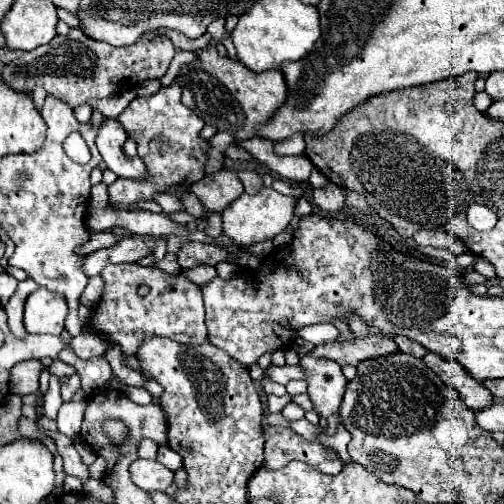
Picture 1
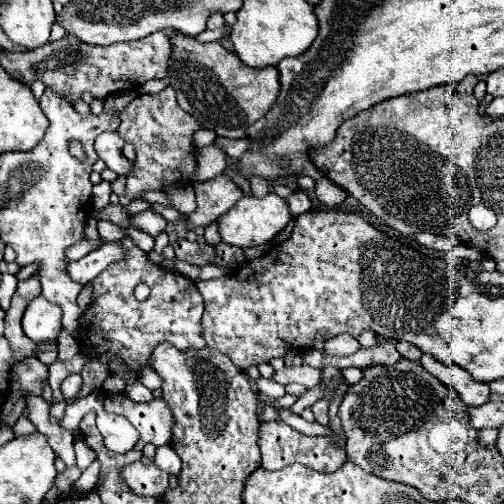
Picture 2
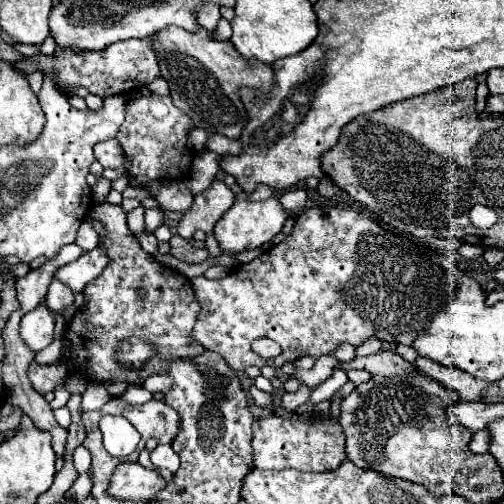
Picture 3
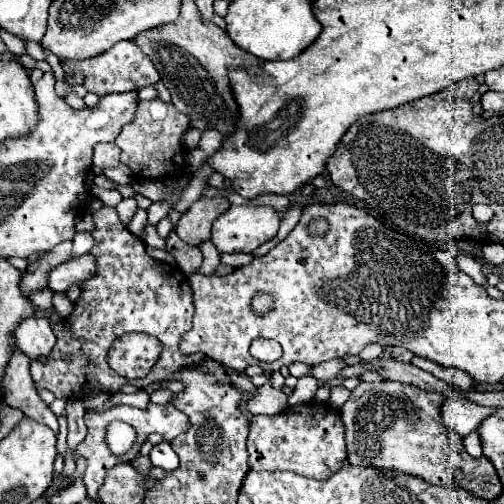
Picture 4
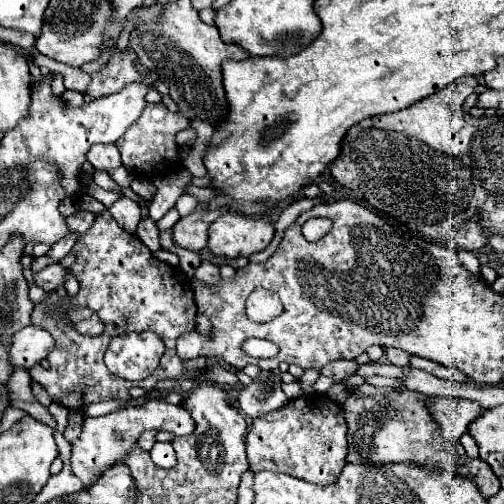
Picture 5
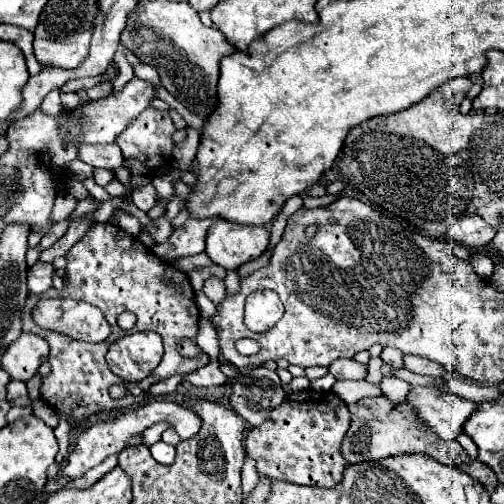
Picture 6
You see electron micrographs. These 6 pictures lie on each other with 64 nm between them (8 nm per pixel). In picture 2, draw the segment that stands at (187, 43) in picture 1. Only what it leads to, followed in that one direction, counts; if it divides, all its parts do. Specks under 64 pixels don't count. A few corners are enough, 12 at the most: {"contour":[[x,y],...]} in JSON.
{"contour":[[226,25],[218,30],[204,30],[197,36],[201,43],[218,41],[229,35]]}

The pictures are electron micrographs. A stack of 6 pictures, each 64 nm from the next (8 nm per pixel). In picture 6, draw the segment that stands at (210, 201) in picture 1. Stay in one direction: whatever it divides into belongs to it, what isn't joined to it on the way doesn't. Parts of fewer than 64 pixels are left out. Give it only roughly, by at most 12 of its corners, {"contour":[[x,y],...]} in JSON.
{"contour":[[188,218],[174,228],[168,244],[152,252],[162,258],[182,258],[204,252],[212,218]]}

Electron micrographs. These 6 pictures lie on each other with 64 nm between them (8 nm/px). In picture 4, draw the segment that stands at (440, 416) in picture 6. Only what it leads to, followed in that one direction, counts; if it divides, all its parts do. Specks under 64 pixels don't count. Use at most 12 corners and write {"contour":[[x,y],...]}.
{"contour":[[450,396],[444,424],[456,436],[478,430],[496,408]]}

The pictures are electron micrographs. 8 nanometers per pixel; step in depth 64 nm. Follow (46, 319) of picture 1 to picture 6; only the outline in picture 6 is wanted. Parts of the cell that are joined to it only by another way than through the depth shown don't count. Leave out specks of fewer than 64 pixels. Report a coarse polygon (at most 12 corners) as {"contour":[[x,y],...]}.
{"contour":[[36,334],[8,346],[2,368],[14,380],[30,380],[48,358],[48,342]]}

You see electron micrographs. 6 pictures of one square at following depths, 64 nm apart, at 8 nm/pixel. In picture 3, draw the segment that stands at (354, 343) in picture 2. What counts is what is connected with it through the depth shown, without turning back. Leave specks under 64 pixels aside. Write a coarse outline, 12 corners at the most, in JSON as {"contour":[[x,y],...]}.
{"contour":[[343,343],[332,356],[339,361],[350,362],[356,356],[356,349]]}

